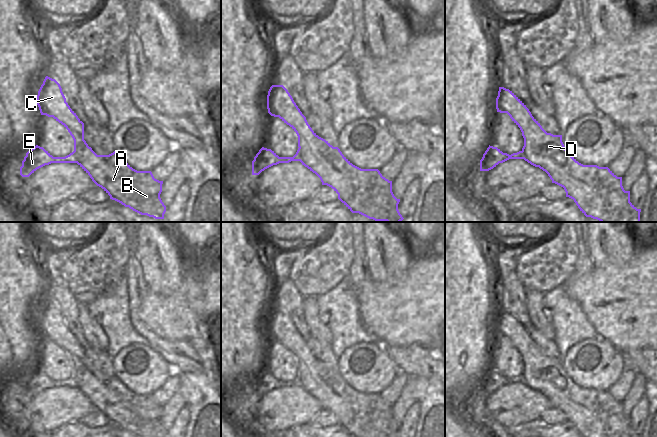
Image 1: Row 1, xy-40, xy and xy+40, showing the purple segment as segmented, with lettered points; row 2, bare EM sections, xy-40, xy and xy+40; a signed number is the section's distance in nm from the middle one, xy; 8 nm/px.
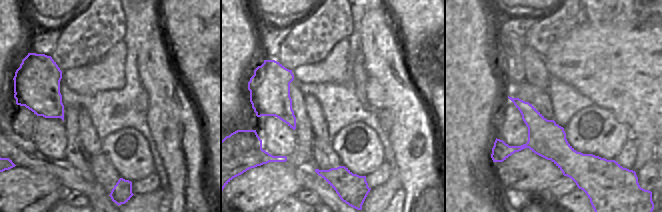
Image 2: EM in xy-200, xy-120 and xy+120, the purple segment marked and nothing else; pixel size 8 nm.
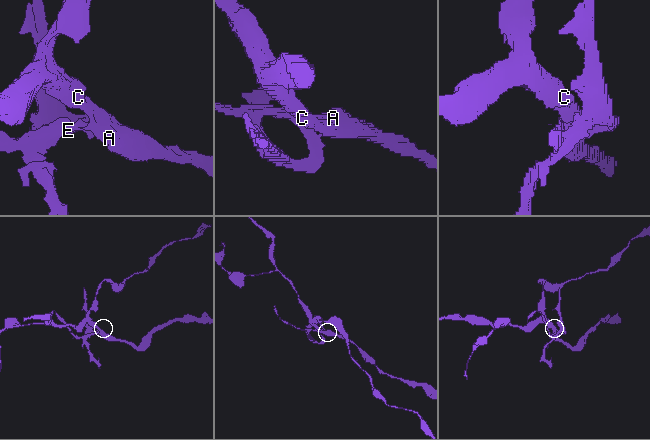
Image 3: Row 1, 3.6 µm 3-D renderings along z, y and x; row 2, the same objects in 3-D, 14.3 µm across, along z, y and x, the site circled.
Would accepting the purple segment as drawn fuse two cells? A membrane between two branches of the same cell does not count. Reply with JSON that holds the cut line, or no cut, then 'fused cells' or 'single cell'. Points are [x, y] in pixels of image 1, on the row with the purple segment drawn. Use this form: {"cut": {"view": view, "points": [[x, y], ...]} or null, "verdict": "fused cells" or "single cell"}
{"cut": {"view": "xy", "points": [[298, 148], [300, 160]]}, "verdict": "fused cells"}

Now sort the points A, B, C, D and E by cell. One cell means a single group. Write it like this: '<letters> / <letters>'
A B C D / E

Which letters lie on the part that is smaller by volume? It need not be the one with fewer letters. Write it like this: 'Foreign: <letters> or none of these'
Foreign: E

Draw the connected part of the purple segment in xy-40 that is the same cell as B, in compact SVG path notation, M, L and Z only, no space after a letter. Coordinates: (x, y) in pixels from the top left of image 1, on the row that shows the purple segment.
M48 76L45 77L38 91L37 105L41 115L53 117L68 130L74 140L76 163L90 176L97 186L101 187L110 196L110 199L121 203L125 207L129 207L141 215L164 219L166 206L160 198L163 181L155 179L151 171L133 169L115 151L109 155L97 155L84 140L84 123L66 102L62 88L55 79Z

